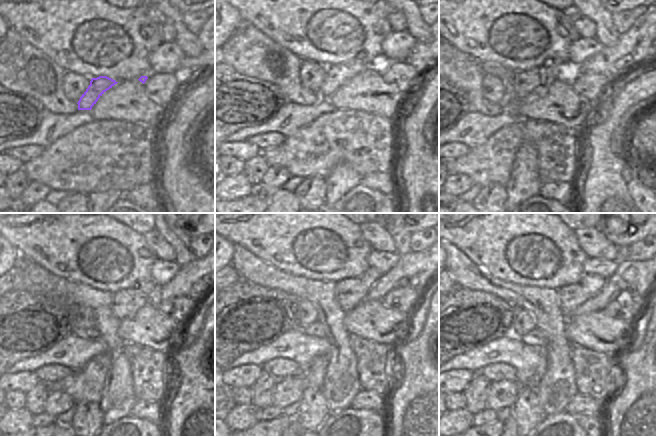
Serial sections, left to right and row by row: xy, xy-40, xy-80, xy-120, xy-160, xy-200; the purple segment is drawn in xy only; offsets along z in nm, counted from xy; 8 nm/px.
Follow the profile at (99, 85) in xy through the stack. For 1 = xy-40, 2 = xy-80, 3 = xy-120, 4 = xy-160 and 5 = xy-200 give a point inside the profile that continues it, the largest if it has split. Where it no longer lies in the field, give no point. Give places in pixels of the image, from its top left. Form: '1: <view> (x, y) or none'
1: xy-40 (325, 87)
2: xy-80 (562, 83)
3: xy-120 (125, 303)
4: xy-160 (348, 296)
5: xy-200 (572, 296)

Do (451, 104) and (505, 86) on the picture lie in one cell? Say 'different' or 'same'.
same

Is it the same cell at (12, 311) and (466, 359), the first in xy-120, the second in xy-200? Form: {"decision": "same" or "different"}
{"decision": "different"}

